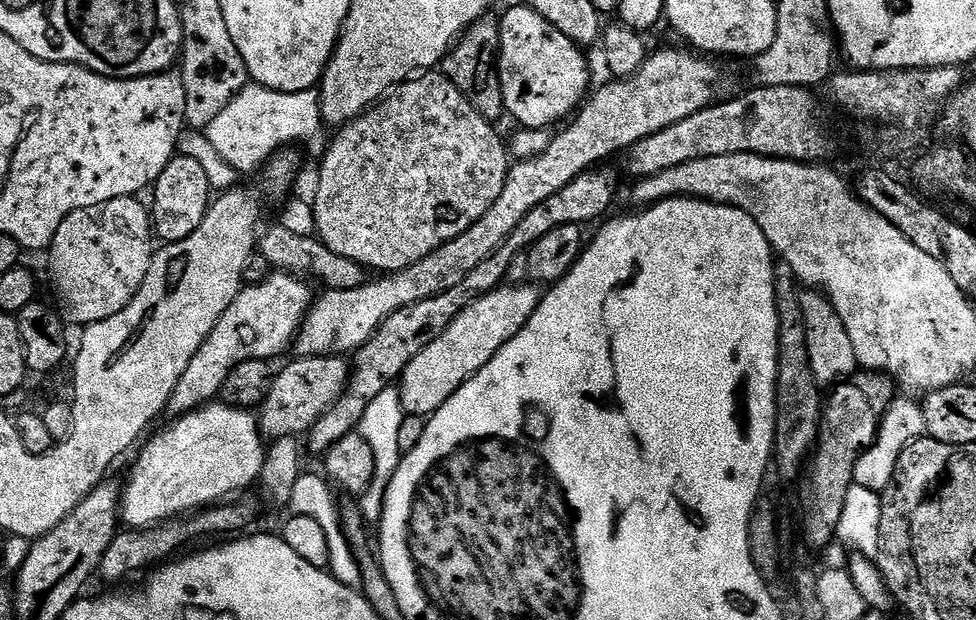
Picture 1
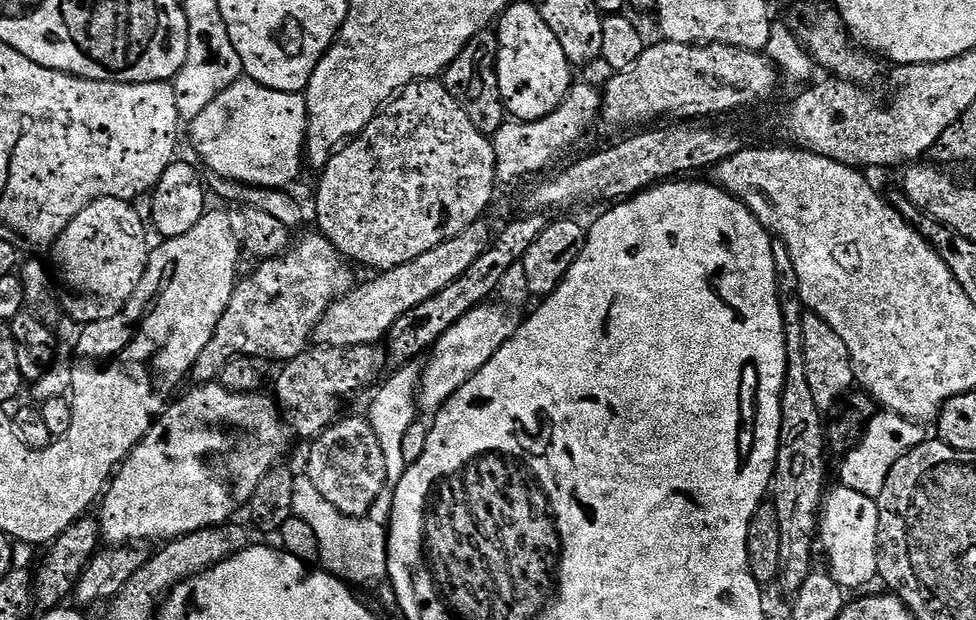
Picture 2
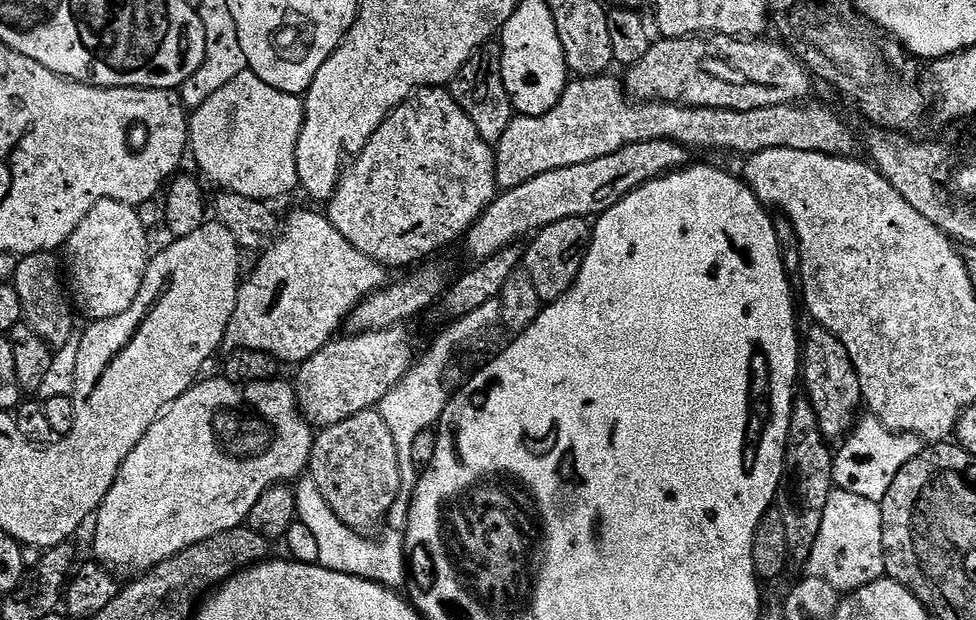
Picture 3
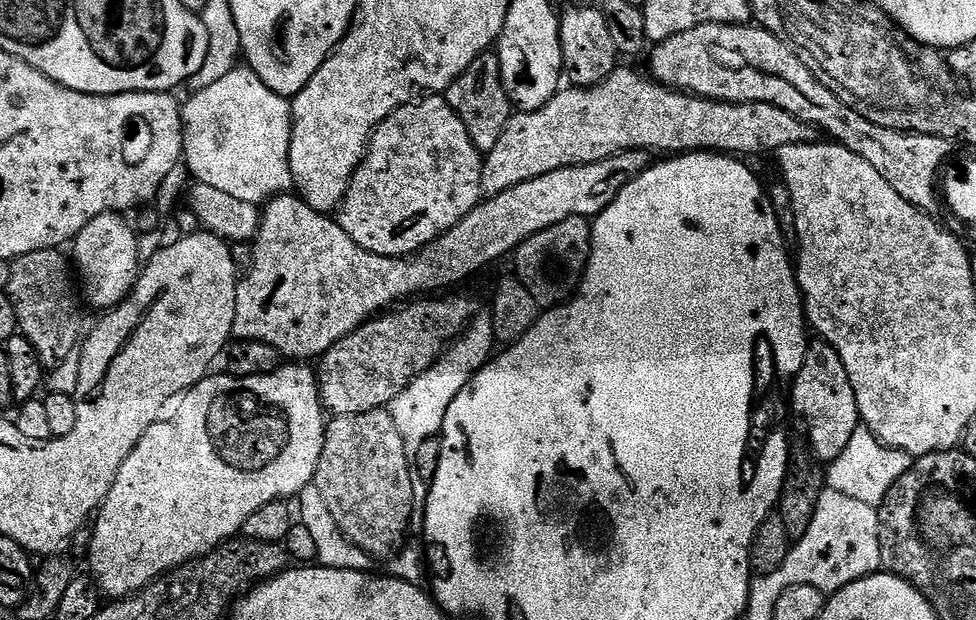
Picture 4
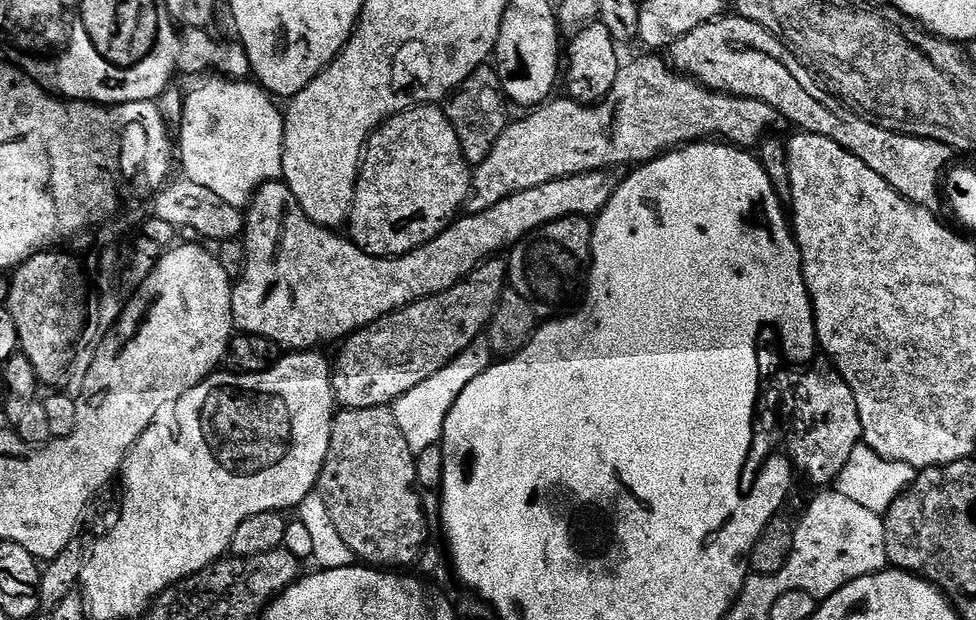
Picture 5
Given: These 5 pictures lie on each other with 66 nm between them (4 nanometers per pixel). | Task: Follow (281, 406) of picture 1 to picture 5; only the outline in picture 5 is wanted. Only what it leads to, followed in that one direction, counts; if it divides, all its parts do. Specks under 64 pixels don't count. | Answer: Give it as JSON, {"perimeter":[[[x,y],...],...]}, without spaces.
{"perimeter":[[[493,258],[484,261],[480,267],[475,268],[469,274],[468,279],[461,280],[450,290],[439,292],[437,296],[428,296],[424,300],[419,300],[413,304],[408,304],[404,308],[399,308],[396,312],[391,312],[388,316],[383,316],[377,324],[371,324],[365,328],[359,328],[358,331],[352,333],[343,341],[344,349],[340,352],[340,361],[335,361],[334,375],[332,378],[332,388],[336,391],[336,403],[341,409],[345,408],[382,408],[395,404],[398,398],[402,398],[402,394],[406,394],[410,390],[414,390],[414,386],[422,386],[422,382],[426,382],[426,378],[434,378],[434,374],[438,374],[438,370],[445,368],[451,360],[458,358],[467,352],[469,348],[477,343],[479,336],[485,335],[486,329],[492,320],[492,315],[495,313],[495,308],[499,304],[499,298],[506,289],[506,281],[508,279],[508,266],[503,259]]]}

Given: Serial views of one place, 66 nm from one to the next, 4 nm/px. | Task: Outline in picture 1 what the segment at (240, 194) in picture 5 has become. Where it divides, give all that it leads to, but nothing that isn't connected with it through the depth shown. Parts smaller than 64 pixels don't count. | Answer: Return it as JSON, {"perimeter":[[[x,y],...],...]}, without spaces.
{"perimeter":[[[264,85],[243,87],[205,129],[214,150],[238,172],[259,169],[292,142],[310,139],[322,128],[320,94],[317,89],[296,92],[272,91]]]}

